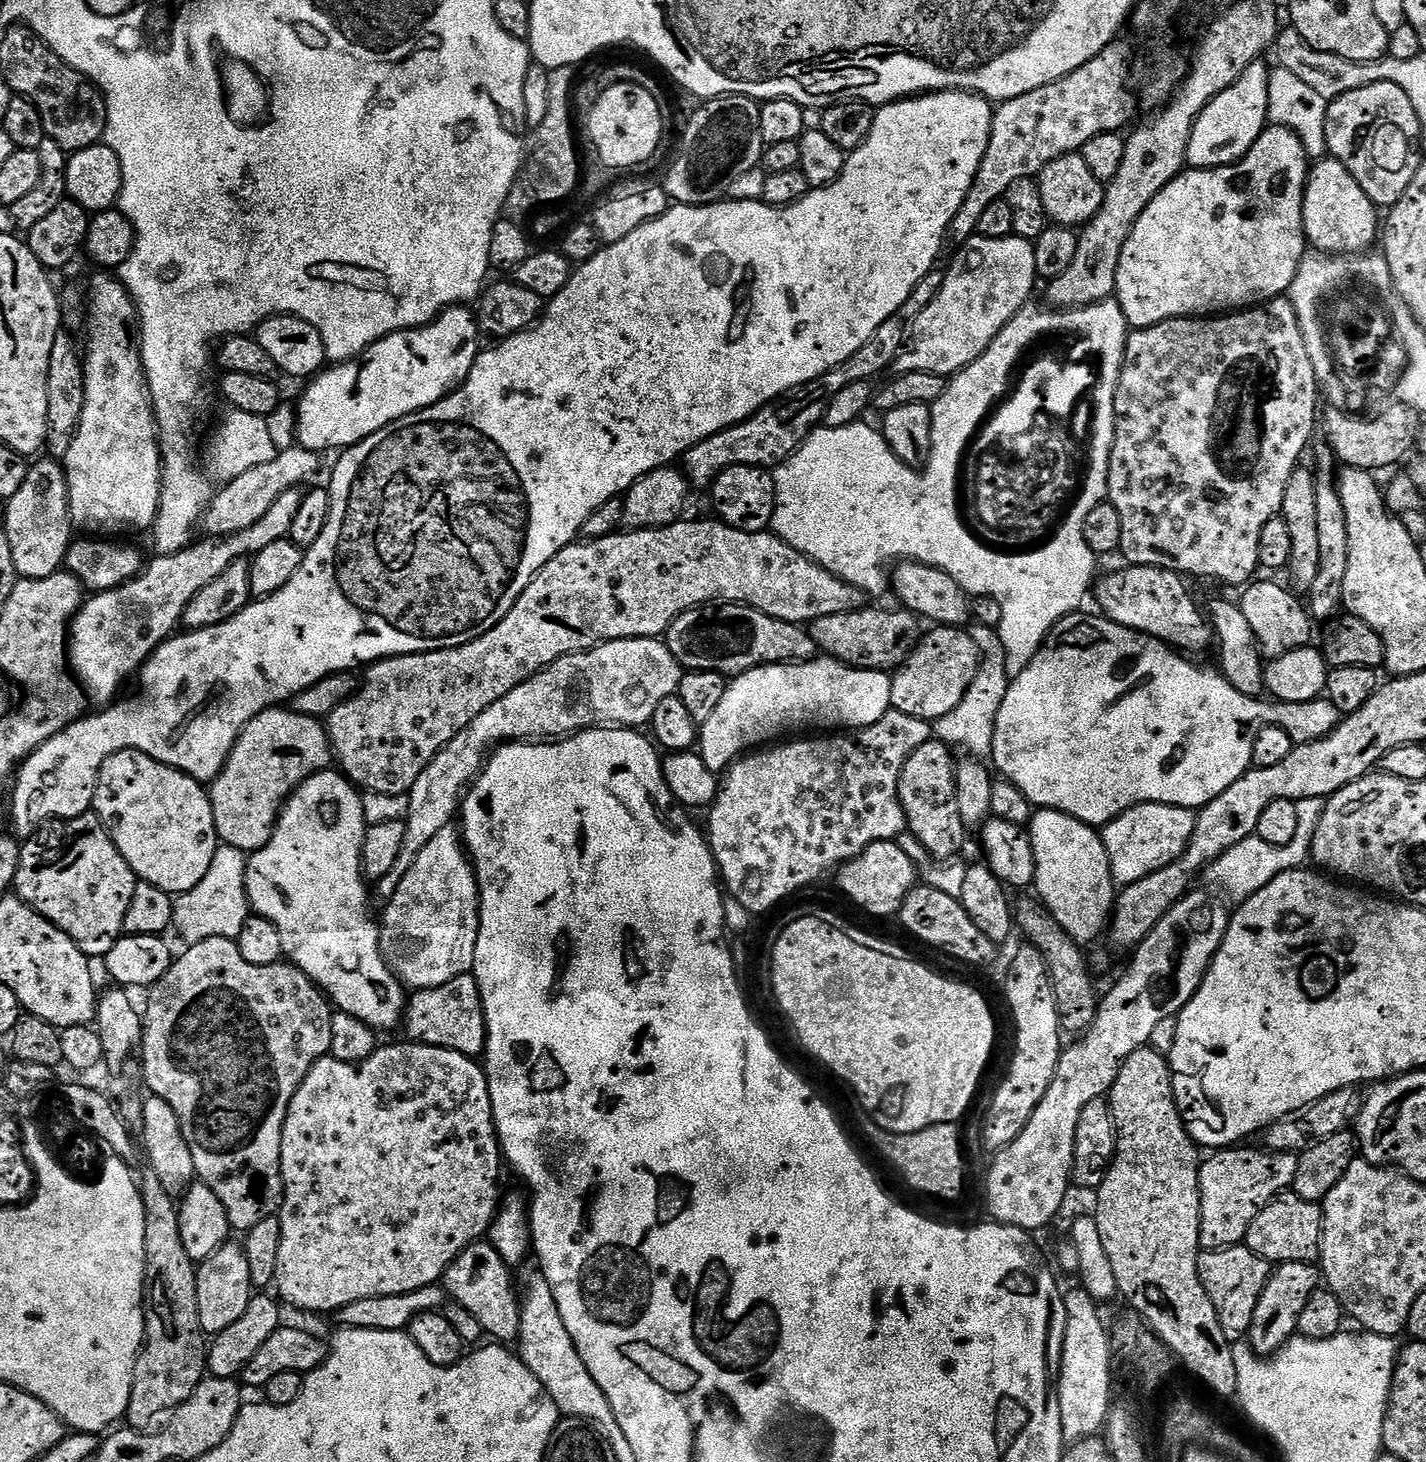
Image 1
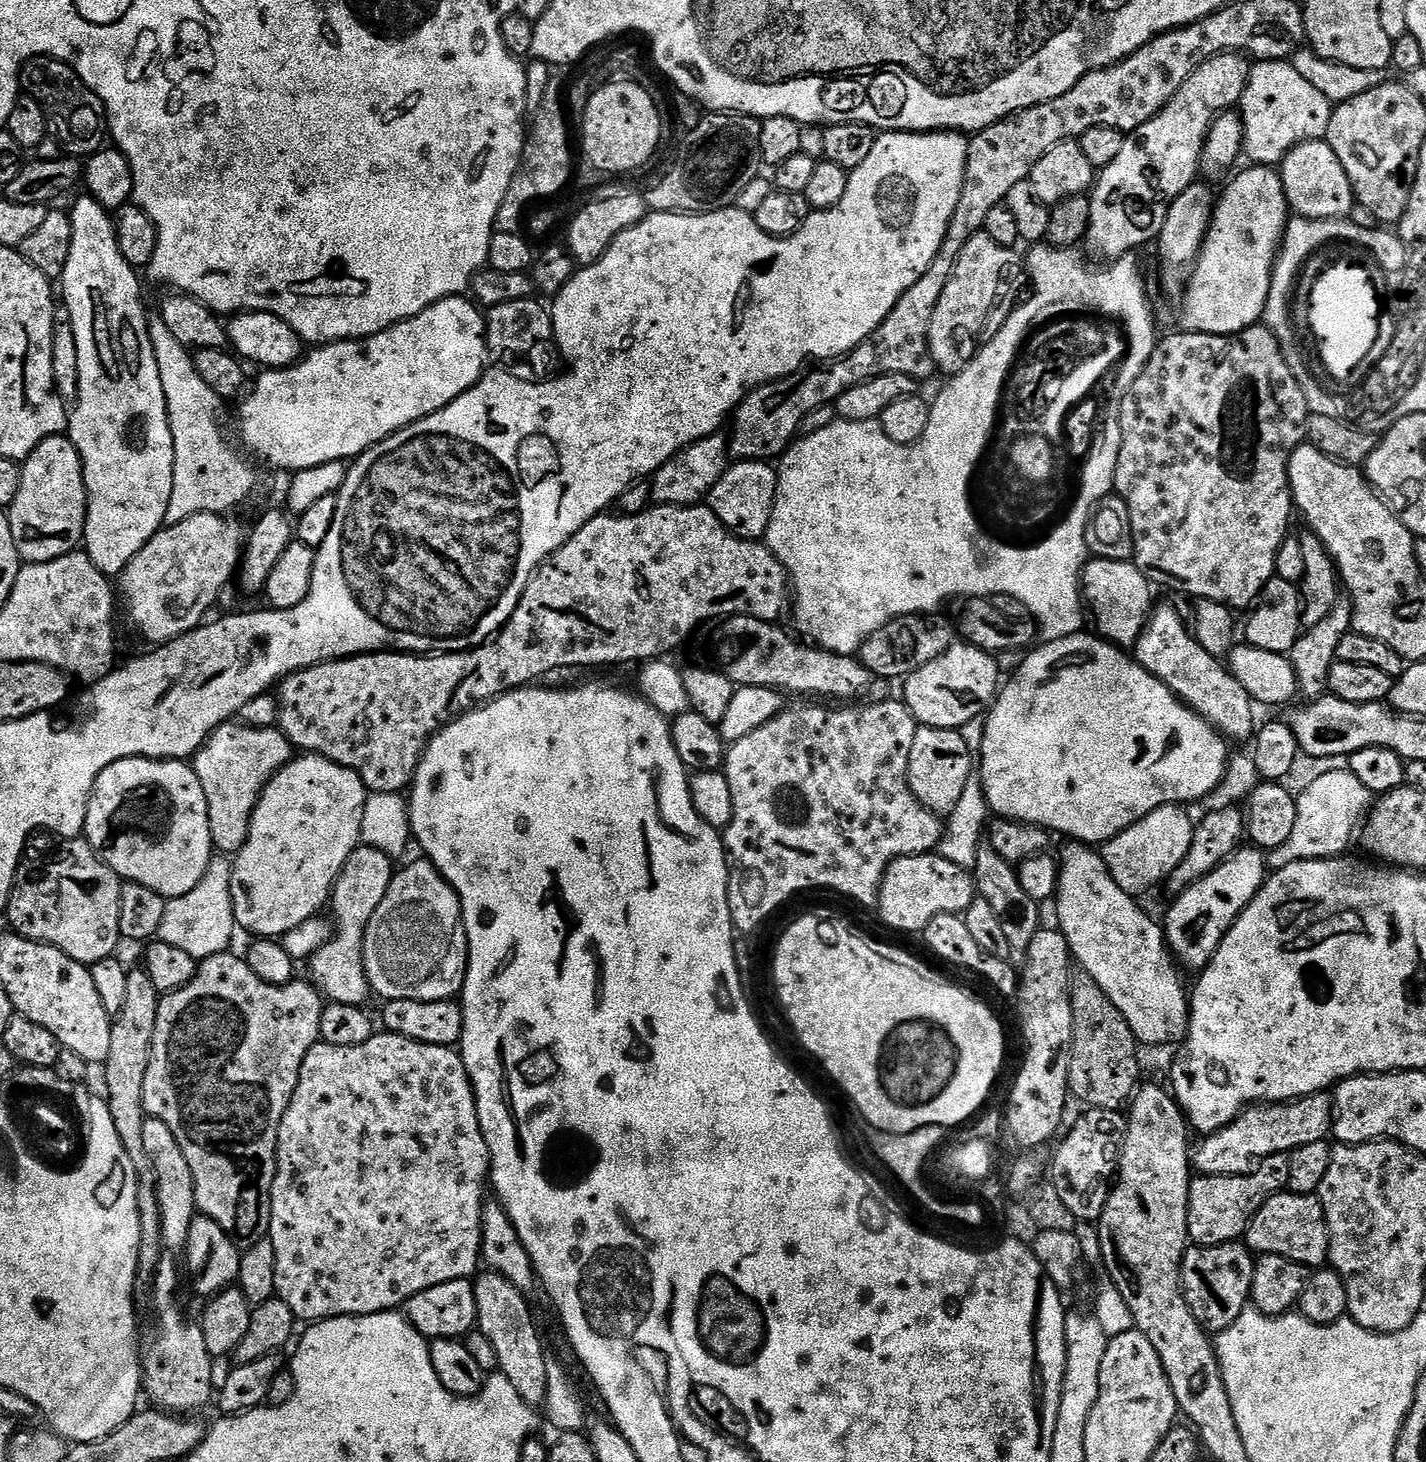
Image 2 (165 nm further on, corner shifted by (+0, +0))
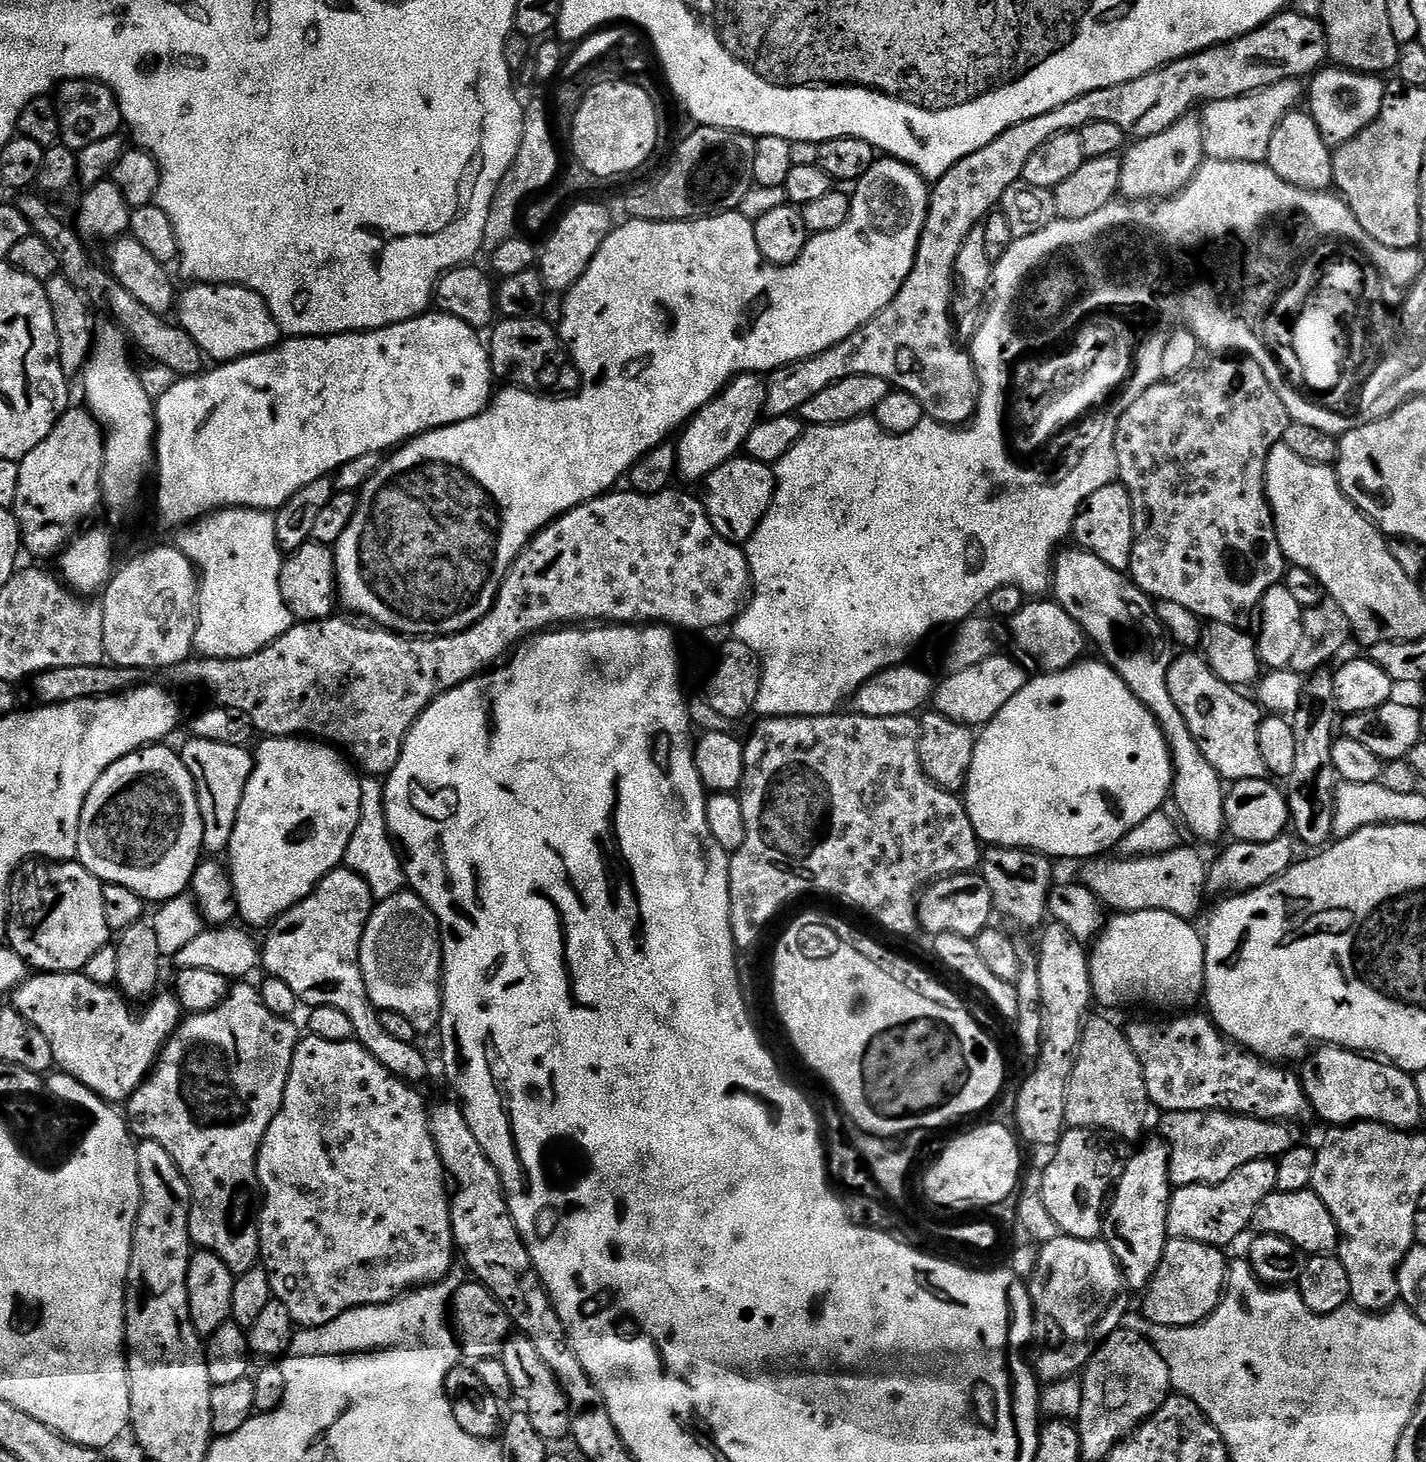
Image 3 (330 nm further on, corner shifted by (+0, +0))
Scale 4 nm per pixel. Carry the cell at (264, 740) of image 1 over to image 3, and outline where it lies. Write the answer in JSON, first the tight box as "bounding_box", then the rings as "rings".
{"bounding_box":[179,738,254,854],"rings":[[[195,738],[189,741],[185,748],[179,749],[179,754],[196,780],[198,810],[202,814],[204,827],[204,852],[220,854],[227,849],[230,838],[234,834],[238,806],[242,806],[242,794],[246,794],[246,782],[250,782],[254,756],[243,744],[206,742]]]}

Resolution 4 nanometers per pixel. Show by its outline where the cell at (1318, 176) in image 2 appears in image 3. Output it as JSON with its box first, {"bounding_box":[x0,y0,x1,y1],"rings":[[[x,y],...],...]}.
{"bounding_box":[1266,110,1333,194],"rings":[[[1297,110],[1278,122],[1278,130],[1274,130],[1274,138],[1270,138],[1266,163],[1278,178],[1282,178],[1282,182],[1290,182],[1290,186],[1298,186],[1307,192],[1324,194],[1333,187],[1332,153],[1333,149],[1318,130],[1311,111]]]}

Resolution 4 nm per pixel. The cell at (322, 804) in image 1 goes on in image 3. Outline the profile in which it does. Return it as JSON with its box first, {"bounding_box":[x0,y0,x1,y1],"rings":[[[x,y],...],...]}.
{"bounding_box":[226,736,362,929],"rings":[[[273,736],[261,739],[261,741],[261,744],[254,748],[254,763],[250,774],[250,782],[246,782],[246,794],[242,794],[242,806],[238,806],[238,818],[234,822],[234,834],[230,838],[226,849],[226,857],[228,856],[226,864],[230,869],[232,889],[236,895],[236,910],[239,919],[241,921],[244,919],[245,922],[243,921],[243,923],[245,925],[253,924],[253,926],[248,925],[253,929],[260,927],[263,929],[265,926],[271,925],[273,920],[277,920],[281,914],[289,912],[295,904],[307,898],[319,886],[324,876],[329,876],[335,868],[339,868],[344,864],[344,855],[350,846],[350,838],[354,834],[362,814],[361,777],[356,776],[357,769],[349,763],[343,751],[337,750],[327,742],[317,742],[312,738]]]}

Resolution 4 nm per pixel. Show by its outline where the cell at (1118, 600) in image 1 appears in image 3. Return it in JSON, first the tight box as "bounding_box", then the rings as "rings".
{"bounding_box":[1168,650,1269,780],"rings":[[[1196,650],[1181,651],[1173,659],[1168,667],[1168,685],[1170,698],[1174,698],[1174,706],[1182,710],[1182,718],[1186,718],[1186,726],[1190,726],[1194,742],[1198,742],[1198,750],[1202,750],[1206,762],[1214,766],[1221,780],[1262,780],[1269,775],[1258,751],[1262,709],[1251,695],[1243,696],[1239,687],[1222,682]]]}

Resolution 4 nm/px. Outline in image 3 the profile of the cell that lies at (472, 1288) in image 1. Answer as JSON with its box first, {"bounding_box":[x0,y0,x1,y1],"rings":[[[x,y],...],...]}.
{"bounding_box":[498,1334,570,1442],"rings":[[[513,1334],[504,1343],[504,1348],[498,1357],[506,1366],[510,1376],[512,1395],[518,1401],[521,1400],[522,1410],[530,1418],[534,1430],[542,1434],[542,1438],[549,1442],[555,1442],[569,1435],[570,1414],[568,1413],[568,1399],[561,1390],[560,1383],[554,1378],[550,1366],[542,1362],[538,1355],[538,1349],[530,1342],[530,1338]]]}

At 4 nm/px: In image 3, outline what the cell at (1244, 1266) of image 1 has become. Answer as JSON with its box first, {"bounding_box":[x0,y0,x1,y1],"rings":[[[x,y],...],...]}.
{"bounding_box":[1143,1239,1229,1328],"rings":[[[1169,1239],[1164,1245],[1162,1262],[1153,1274],[1148,1287],[1143,1289],[1143,1319],[1158,1326],[1185,1328],[1200,1324],[1220,1304],[1228,1287],[1229,1257],[1224,1257],[1219,1247],[1193,1240]]]}

